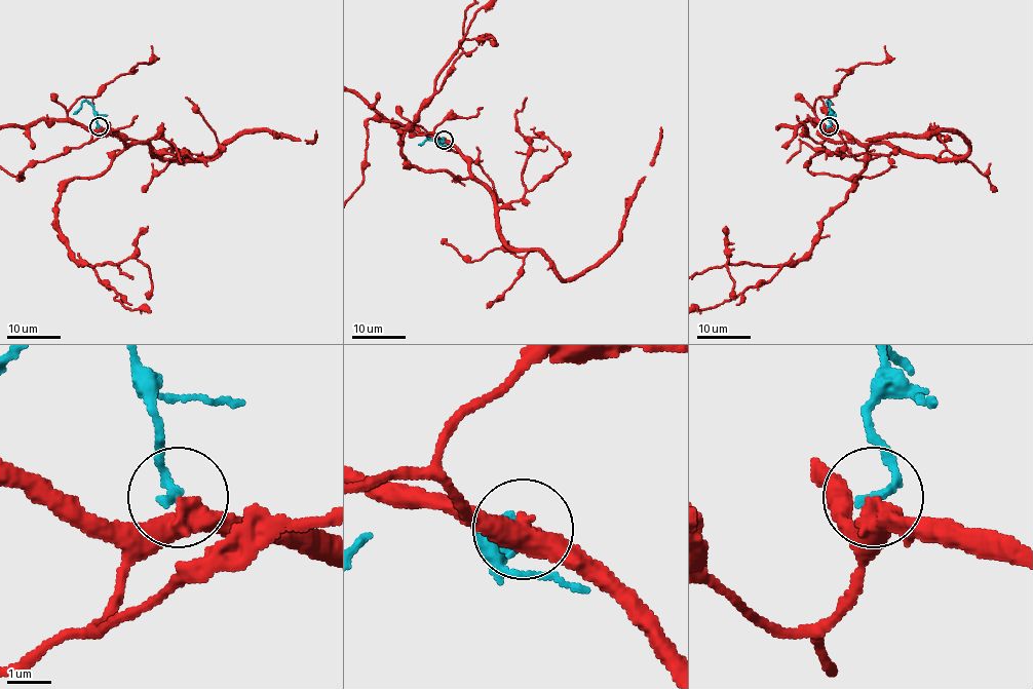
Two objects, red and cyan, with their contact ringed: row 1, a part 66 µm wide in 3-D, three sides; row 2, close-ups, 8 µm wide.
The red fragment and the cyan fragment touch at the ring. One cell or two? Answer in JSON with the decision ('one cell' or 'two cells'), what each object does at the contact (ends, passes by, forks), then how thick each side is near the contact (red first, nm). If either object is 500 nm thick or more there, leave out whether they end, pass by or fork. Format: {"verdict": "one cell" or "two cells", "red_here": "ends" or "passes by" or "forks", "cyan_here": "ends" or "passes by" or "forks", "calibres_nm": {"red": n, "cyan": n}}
{"verdict": "two cells", "red_here": "passes by", "cyan_here": "ends", "calibres_nm": {"red": 400, "cyan": 240}}

